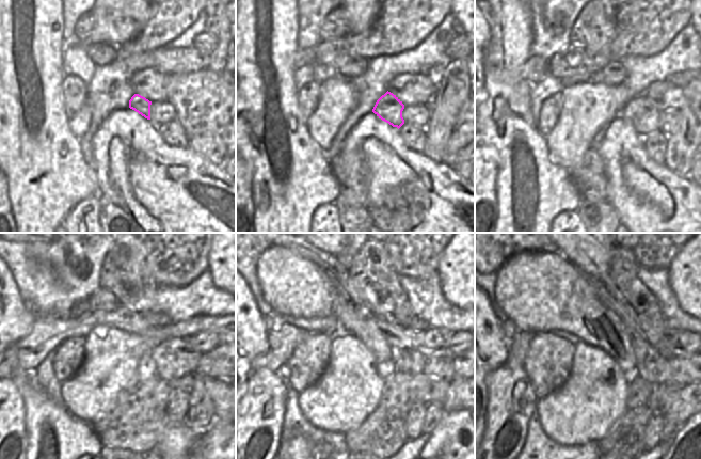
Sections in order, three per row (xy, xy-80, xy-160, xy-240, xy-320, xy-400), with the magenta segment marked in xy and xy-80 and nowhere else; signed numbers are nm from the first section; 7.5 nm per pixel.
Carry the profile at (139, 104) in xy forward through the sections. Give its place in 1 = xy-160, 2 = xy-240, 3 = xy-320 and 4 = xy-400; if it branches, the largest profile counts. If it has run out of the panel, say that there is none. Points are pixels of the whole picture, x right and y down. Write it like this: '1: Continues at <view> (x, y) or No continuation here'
1: Continues at xy-160 (640, 111)
2: Continues at xy-240 (174, 359)
3: Continues at xy-320 (439, 363)
4: Continues at xy-400 (685, 370)

